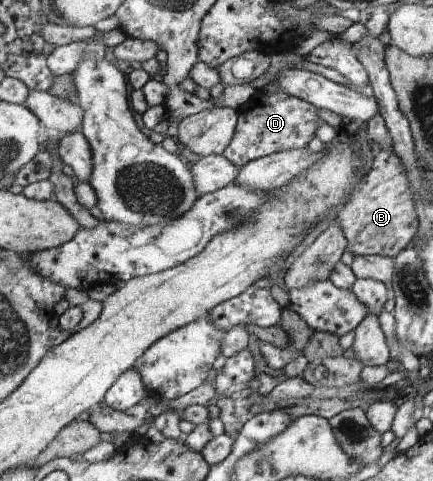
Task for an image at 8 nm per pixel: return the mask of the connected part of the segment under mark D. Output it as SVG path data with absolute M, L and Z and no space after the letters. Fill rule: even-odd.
M284 91L265 96L257 95L236 109L238 115L236 131L230 145L221 156L241 168L252 160L276 152L306 148L308 143L316 138L318 127L324 125L324 119L320 117L318 108L308 100L291 96Z

